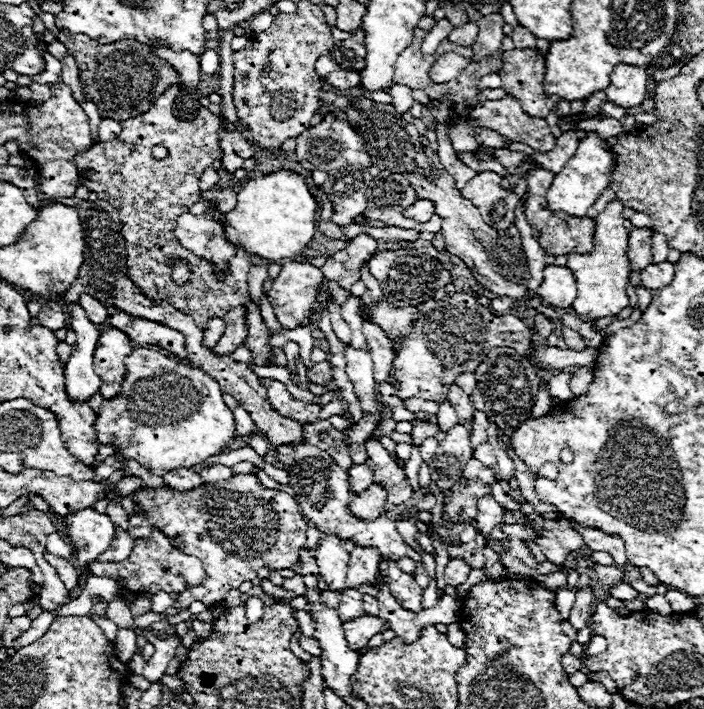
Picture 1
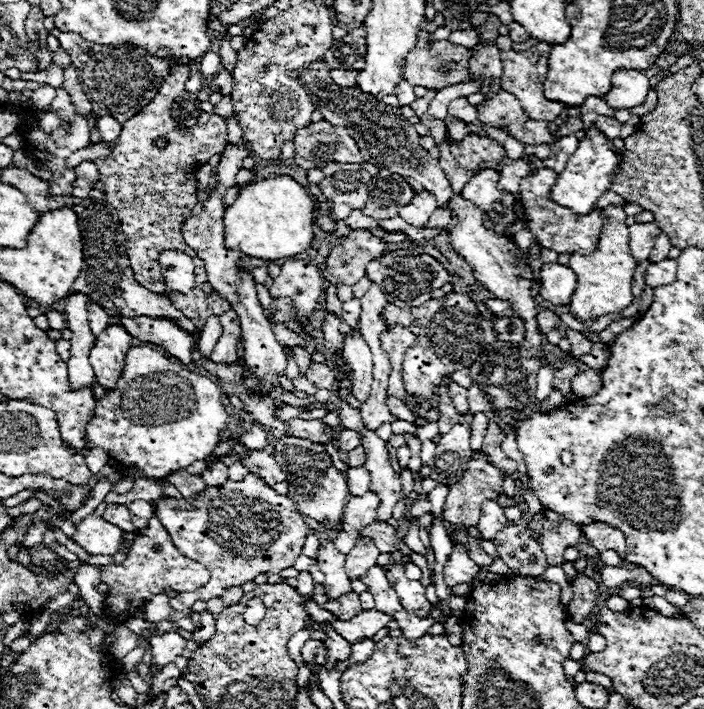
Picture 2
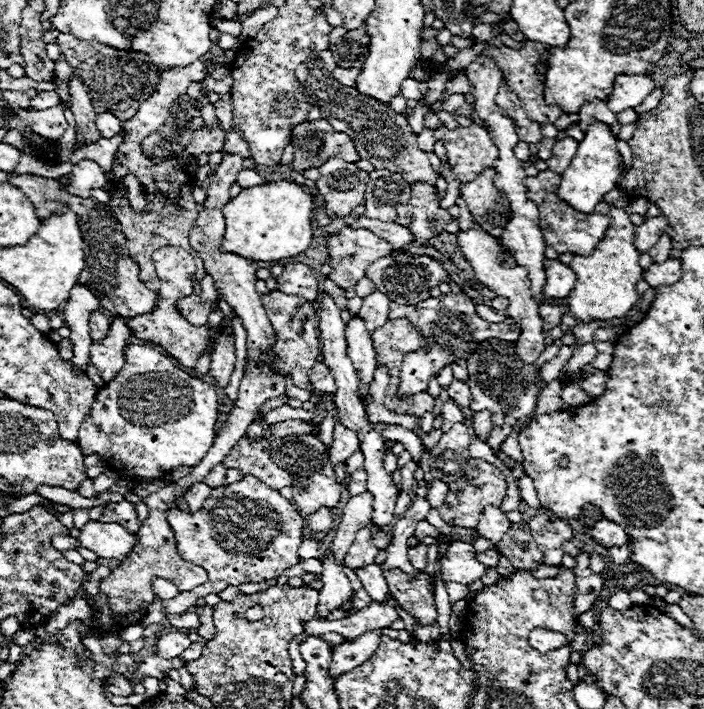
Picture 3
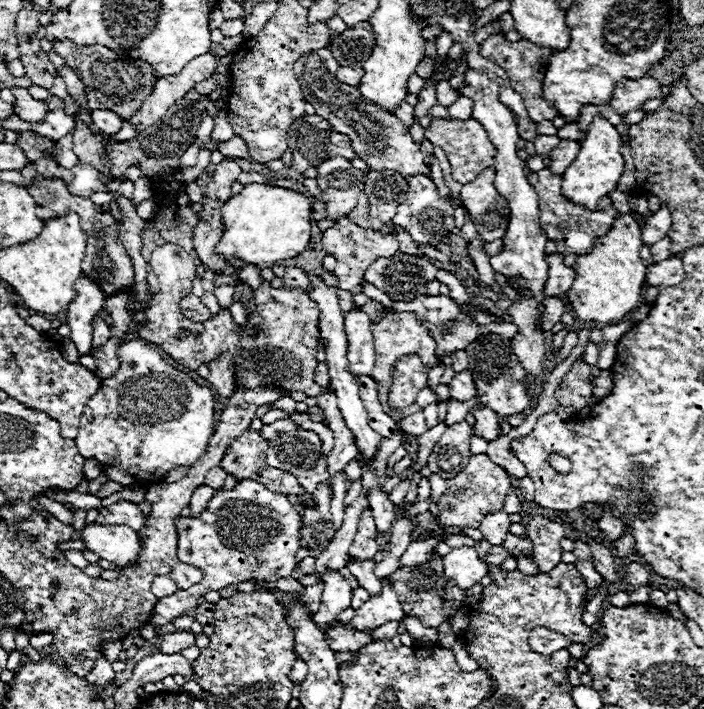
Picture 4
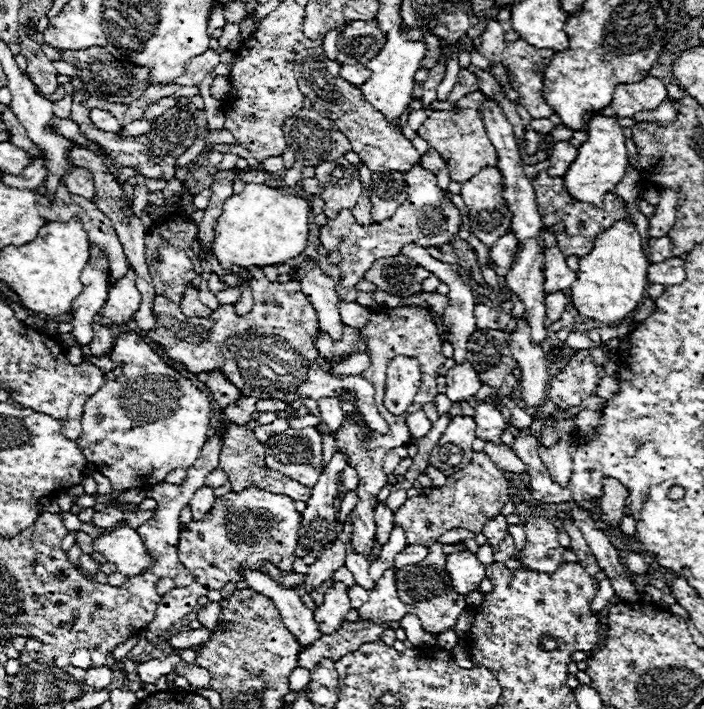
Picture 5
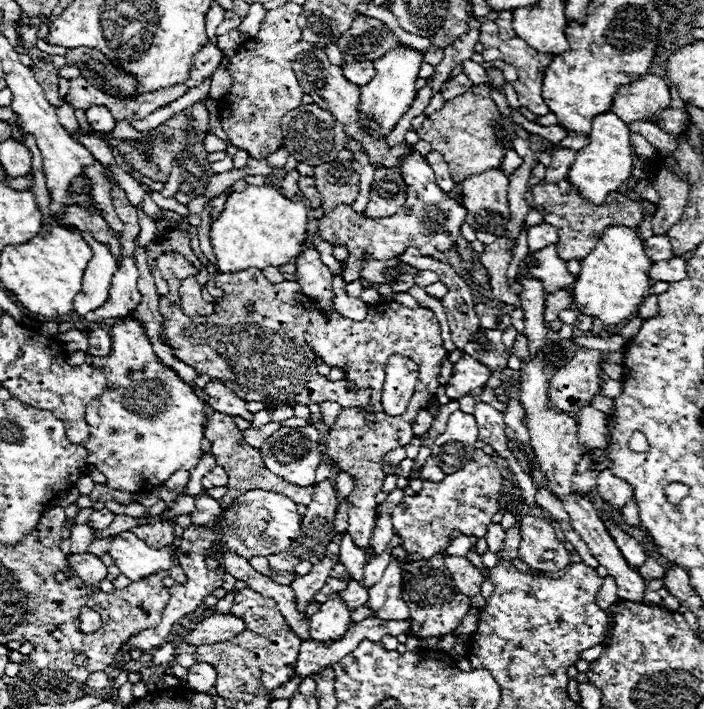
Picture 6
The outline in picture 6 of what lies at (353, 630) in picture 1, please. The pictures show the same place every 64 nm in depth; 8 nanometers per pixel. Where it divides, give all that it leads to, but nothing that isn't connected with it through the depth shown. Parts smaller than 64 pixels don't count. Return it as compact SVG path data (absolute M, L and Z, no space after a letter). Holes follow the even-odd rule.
M396 558L384 570L382 580L376 582L368 592L370 592L370 600L366 608L370 608L376 618L380 620L408 620L410 618L410 610L400 596L402 564L398 564Z

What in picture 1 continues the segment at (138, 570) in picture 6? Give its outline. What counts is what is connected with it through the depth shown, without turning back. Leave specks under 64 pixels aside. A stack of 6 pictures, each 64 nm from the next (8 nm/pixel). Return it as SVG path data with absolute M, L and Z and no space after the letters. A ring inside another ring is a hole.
M94 508L76 510L66 514L66 538L76 546L76 562L80 570L88 570L88 564L106 552L114 538L114 524L106 514Z

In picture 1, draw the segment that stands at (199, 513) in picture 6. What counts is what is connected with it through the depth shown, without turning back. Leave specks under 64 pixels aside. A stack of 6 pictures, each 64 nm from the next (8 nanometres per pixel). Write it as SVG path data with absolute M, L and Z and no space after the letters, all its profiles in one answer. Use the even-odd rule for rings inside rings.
M176 468L168 474L162 476L164 484L170 486L170 488L182 488L182 490L188 490L188 488L198 488L202 484L202 478L198 472L194 472L192 468Z

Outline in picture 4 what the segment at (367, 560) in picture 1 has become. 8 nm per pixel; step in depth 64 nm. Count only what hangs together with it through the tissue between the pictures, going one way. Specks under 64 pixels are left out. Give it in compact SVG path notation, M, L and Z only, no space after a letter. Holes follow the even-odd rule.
M364 512L364 516L360 518L360 528L356 532L356 538L350 546L350 552L348 556L354 558L354 560L372 560L380 550L380 544L378 544L378 532L376 532L376 526L374 526L374 518L372 518L372 512Z

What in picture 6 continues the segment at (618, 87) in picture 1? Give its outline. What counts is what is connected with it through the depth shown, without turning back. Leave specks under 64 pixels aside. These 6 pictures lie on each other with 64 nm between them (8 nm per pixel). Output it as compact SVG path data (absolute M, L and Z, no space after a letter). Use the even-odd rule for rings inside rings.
M646 74L642 80L618 88L610 110L620 120L634 122L648 120L656 110L666 106L670 106L668 84L660 76Z

